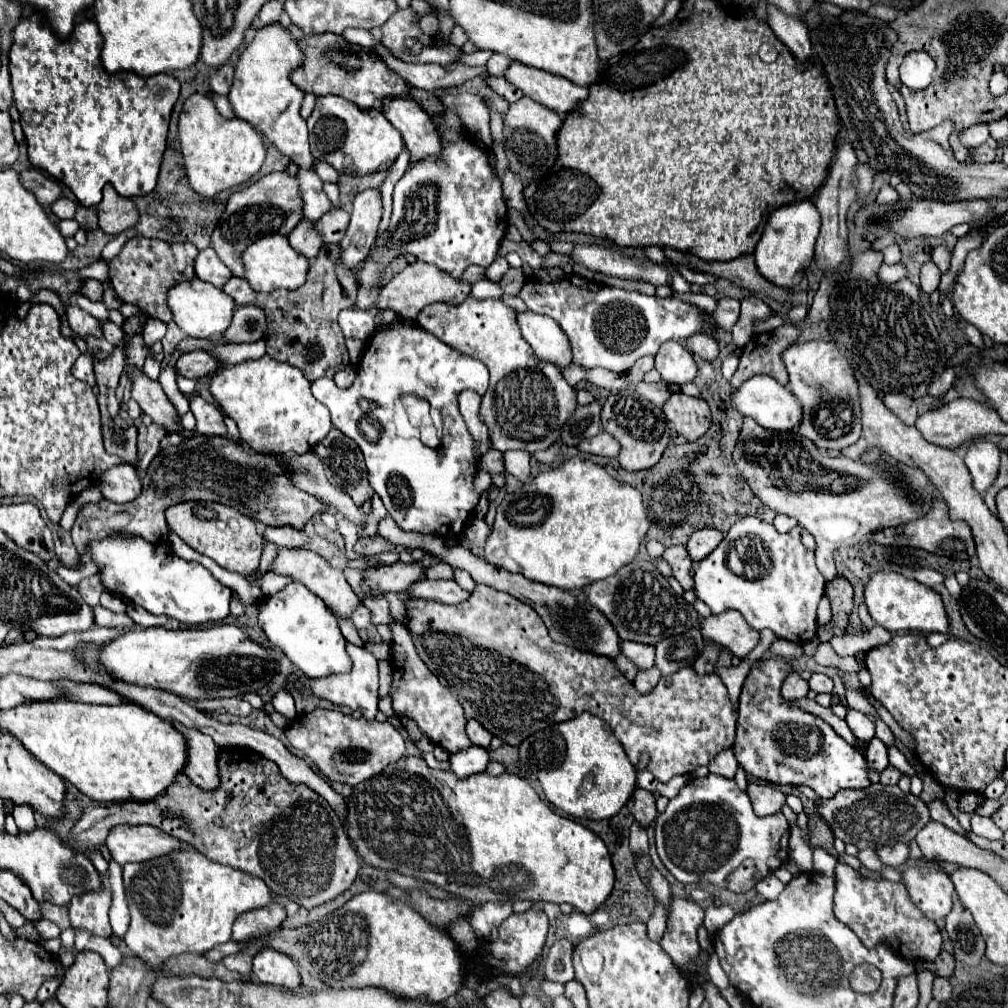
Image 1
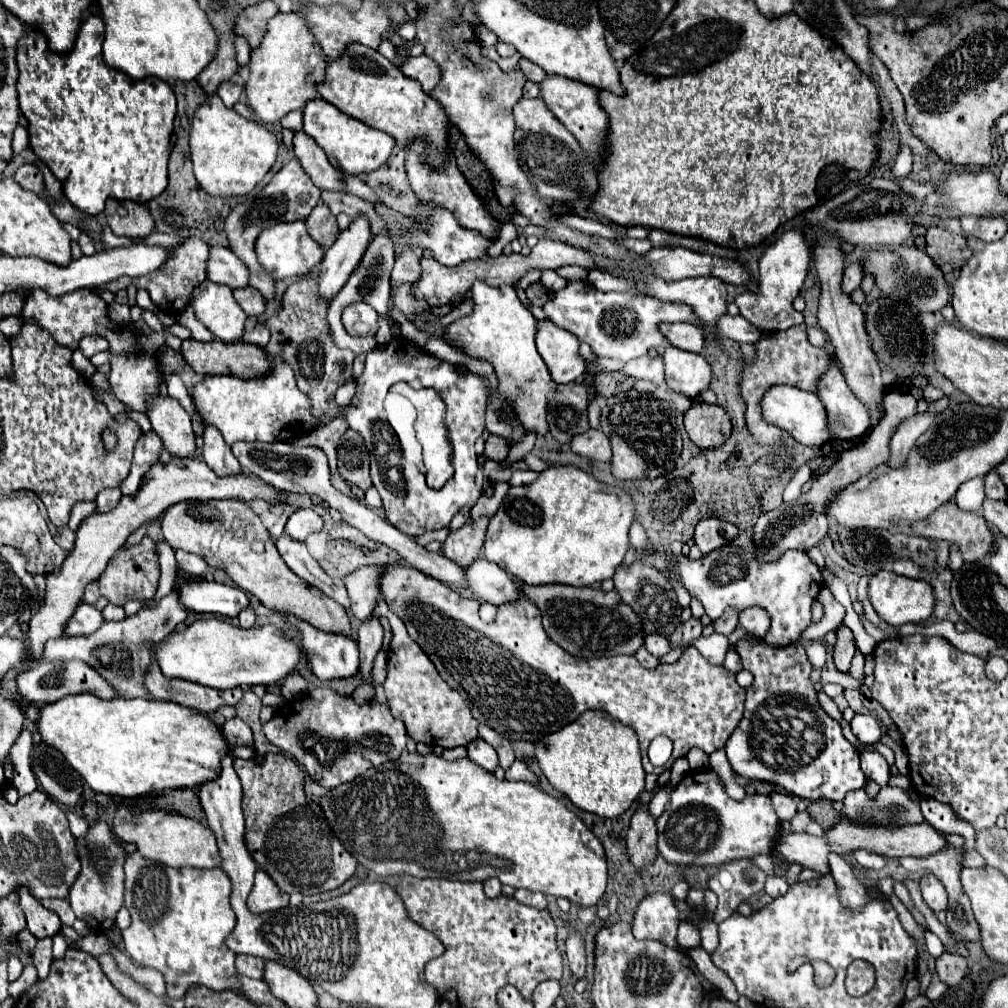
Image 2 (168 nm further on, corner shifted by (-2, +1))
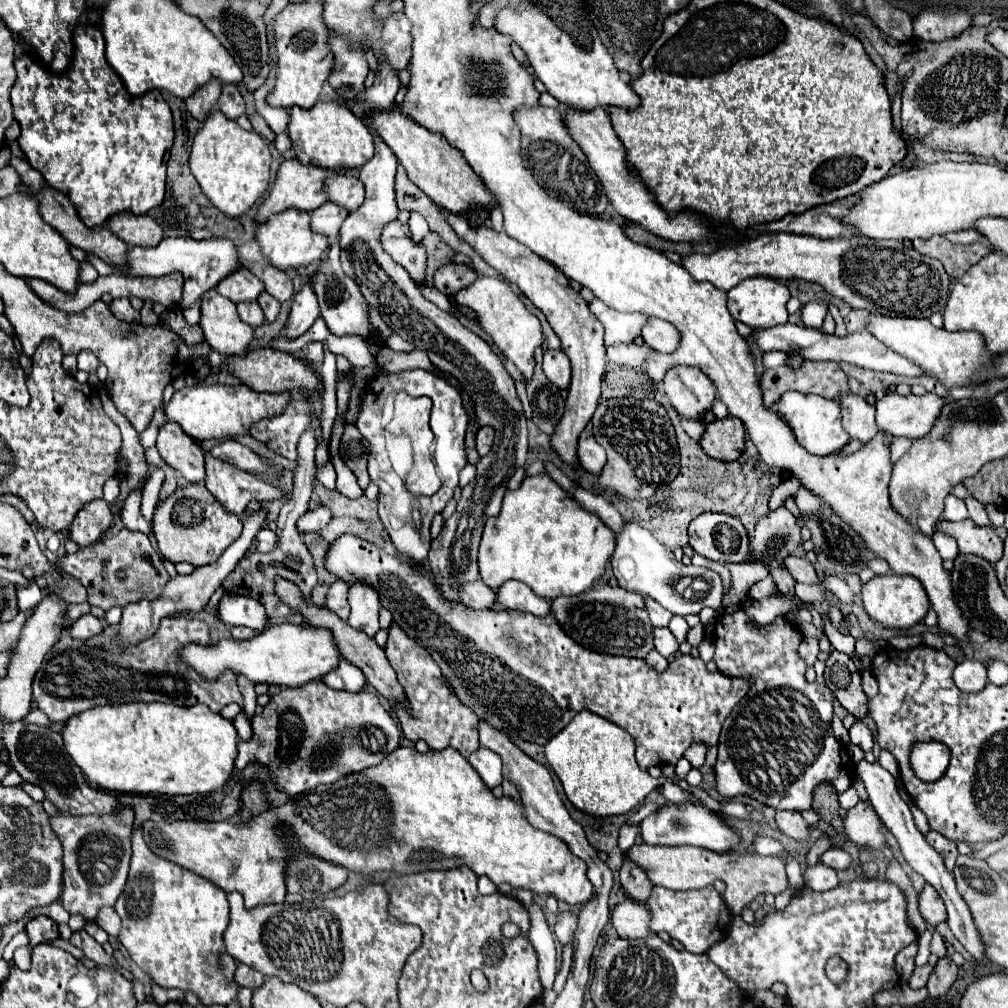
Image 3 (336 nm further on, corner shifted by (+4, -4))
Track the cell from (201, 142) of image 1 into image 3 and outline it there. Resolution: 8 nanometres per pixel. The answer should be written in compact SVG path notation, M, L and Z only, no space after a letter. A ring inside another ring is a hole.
M212 110L194 138L190 170L196 176L202 192L224 216L240 218L260 200L268 188L270 150L262 136L242 130L234 120L228 120L222 116L222 112Z

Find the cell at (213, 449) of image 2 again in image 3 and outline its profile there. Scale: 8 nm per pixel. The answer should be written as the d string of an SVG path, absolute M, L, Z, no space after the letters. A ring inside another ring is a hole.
M206 454L206 488L216 496L226 512L244 514L250 500L284 500L286 492L268 484L254 474L248 474L228 462L214 460Z

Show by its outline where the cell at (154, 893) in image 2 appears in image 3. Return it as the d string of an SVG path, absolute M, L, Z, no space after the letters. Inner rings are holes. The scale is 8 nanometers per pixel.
M142 824L134 832L132 838L132 864L128 882L114 904L114 910L122 918L122 928L118 940L128 950L132 960L154 978L154 982L162 988L180 988L194 992L204 1006L212 1004L228 1004L236 998L238 986L234 984L236 962L224 948L224 930L228 924L228 900L226 894L214 886L212 882L200 878L198 874L180 868L174 862L168 862L156 856L142 838Z

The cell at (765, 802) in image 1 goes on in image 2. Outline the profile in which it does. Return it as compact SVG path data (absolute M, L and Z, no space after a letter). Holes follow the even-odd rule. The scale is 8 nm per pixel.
M768 793L768 799L774 805L774 811L778 813L780 821L788 821L796 813L796 803L788 793Z

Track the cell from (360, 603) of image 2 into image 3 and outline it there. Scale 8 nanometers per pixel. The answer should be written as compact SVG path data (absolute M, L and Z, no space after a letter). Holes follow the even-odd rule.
M336 580L336 582L330 586L330 590L328 590L328 594L326 594L326 604L324 604L324 606L326 606L328 610L332 610L334 614L338 614L342 620L348 618L350 608L348 608L348 596L346 596L346 582Z

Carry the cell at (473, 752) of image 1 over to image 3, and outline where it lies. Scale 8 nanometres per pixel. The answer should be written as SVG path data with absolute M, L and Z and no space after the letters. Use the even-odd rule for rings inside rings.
M480 748L480 752L474 752L474 756L468 758L468 762L476 768L488 788L502 784L502 760L500 756L494 756L494 752L486 752L486 748Z

